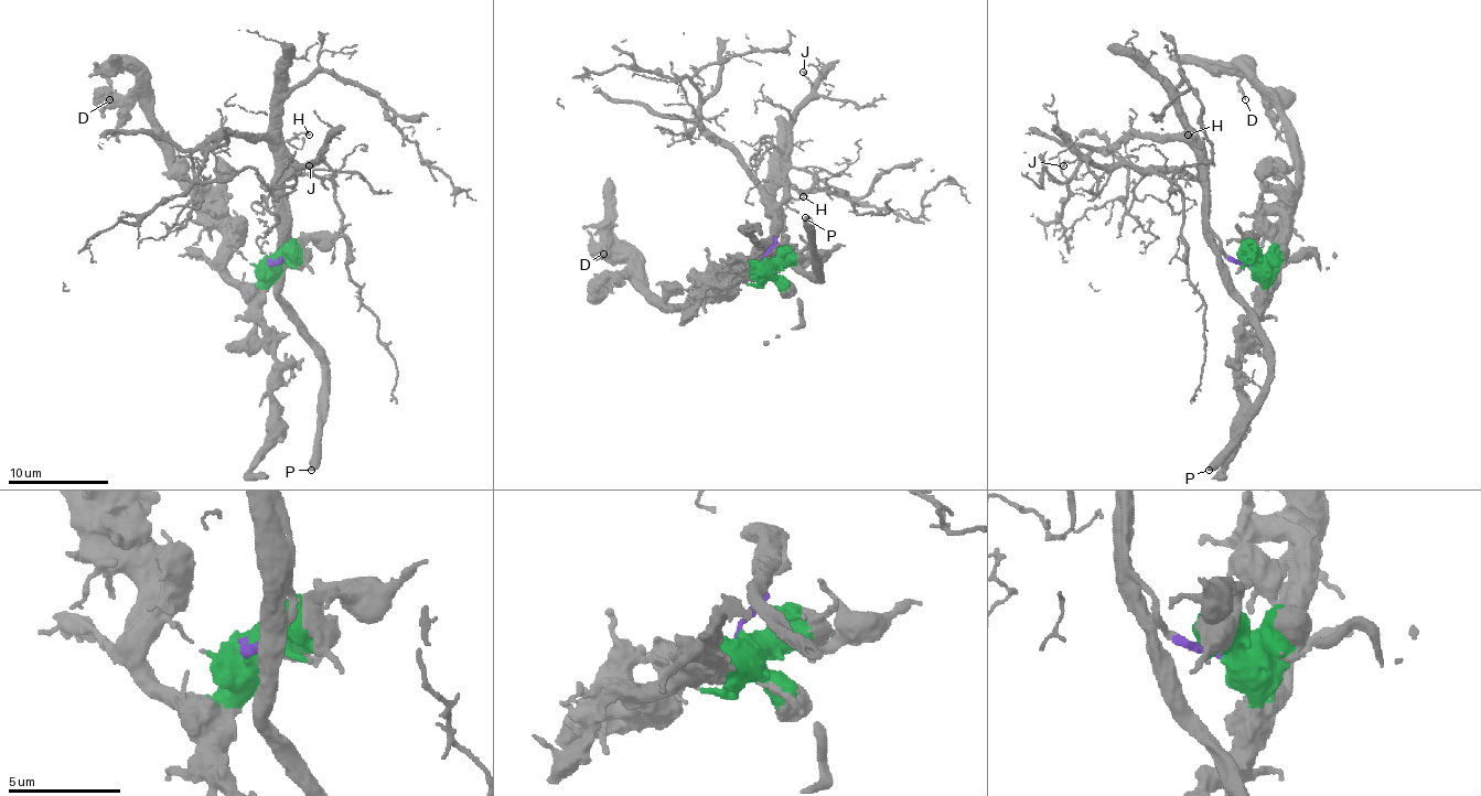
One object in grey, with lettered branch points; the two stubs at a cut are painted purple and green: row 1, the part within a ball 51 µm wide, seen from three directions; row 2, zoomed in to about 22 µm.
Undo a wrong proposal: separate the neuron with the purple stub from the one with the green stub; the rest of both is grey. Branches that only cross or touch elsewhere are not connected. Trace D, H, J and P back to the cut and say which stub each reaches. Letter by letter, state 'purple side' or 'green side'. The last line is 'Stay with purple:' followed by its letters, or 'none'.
D: green side
H: purple side
J: purple side
P: purple side
Stay with purple: H, J, P

